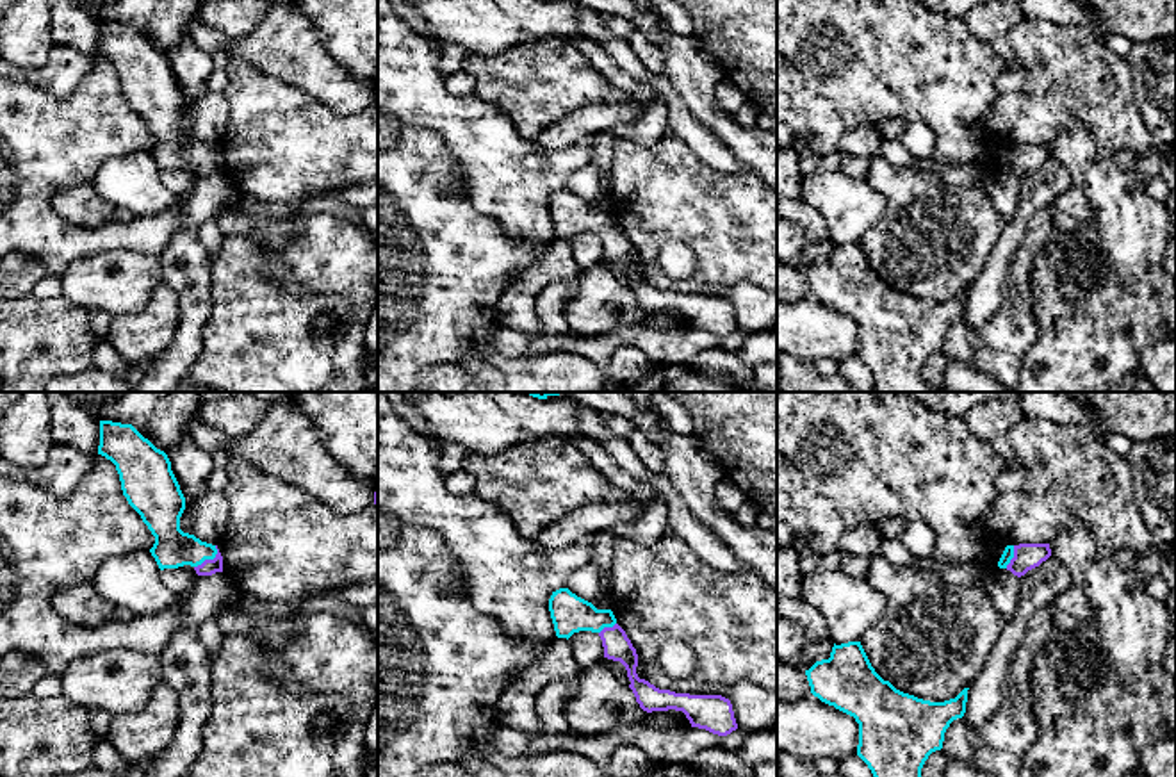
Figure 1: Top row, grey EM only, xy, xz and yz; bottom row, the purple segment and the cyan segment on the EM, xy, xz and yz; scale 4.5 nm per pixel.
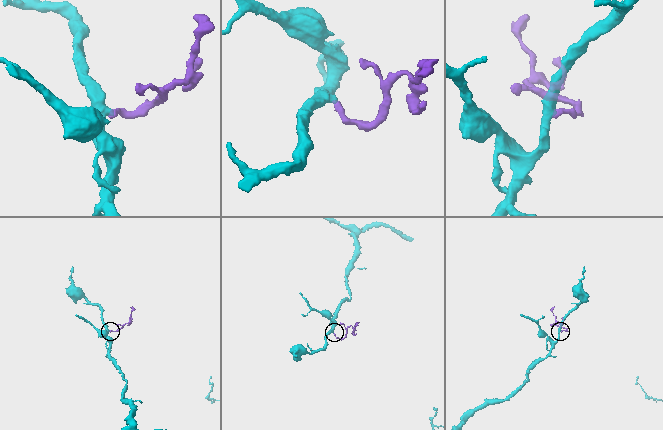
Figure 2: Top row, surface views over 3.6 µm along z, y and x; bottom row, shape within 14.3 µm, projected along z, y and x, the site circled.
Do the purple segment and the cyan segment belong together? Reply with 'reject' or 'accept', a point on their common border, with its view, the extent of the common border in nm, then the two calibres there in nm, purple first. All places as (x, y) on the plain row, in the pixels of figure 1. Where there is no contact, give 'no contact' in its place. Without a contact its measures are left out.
accept | xy (209, 161) | 140 nm | 70/170 nm

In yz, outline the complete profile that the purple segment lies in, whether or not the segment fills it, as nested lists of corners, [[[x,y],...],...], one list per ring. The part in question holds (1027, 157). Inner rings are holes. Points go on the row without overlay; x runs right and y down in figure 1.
[[[1019,144],[1007,146],[998,168],[1010,171],[1014,176],[1021,178],[1028,171],[1039,168],[1051,157],[1049,144]]]

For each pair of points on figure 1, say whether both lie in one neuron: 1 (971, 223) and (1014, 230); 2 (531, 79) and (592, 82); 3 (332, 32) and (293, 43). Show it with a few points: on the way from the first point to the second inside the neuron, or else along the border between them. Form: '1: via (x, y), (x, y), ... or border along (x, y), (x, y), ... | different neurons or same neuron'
1: border along (1009, 223), (984, 266) | different neurons
2: via (546, 81), (578, 82) | same neuron
3: border along (307, 18), (319, 45), (344, 68) | different neurons

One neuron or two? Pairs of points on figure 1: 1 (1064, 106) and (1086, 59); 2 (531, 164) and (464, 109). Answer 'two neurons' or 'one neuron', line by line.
1: one neuron
2: one neuron

